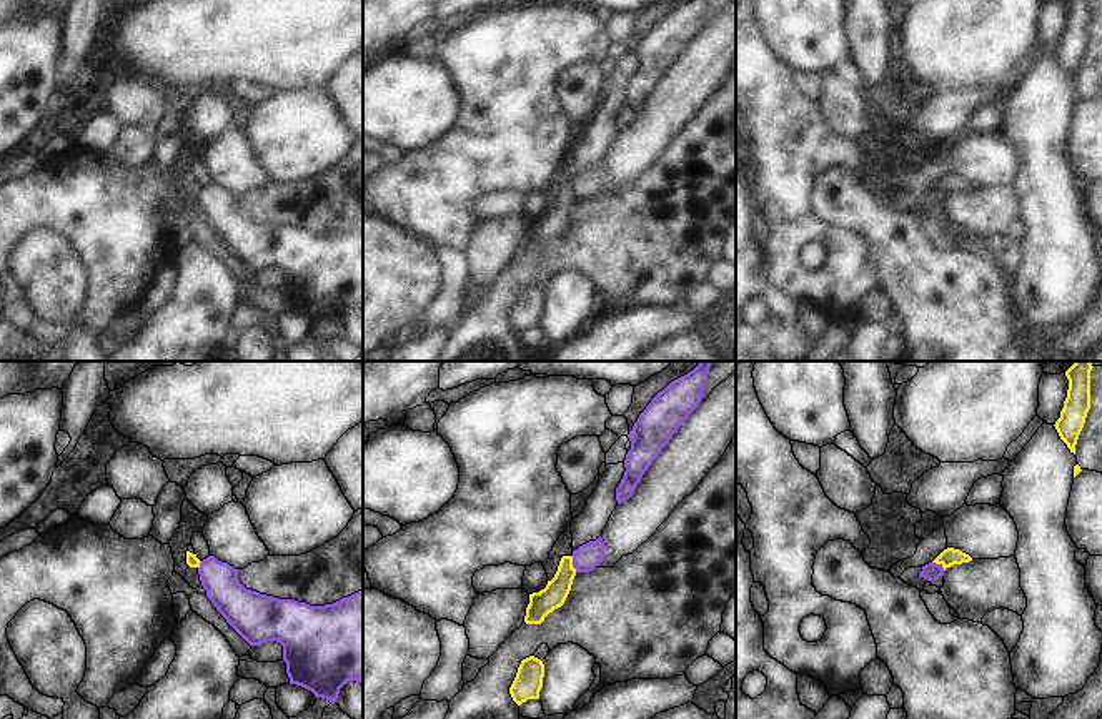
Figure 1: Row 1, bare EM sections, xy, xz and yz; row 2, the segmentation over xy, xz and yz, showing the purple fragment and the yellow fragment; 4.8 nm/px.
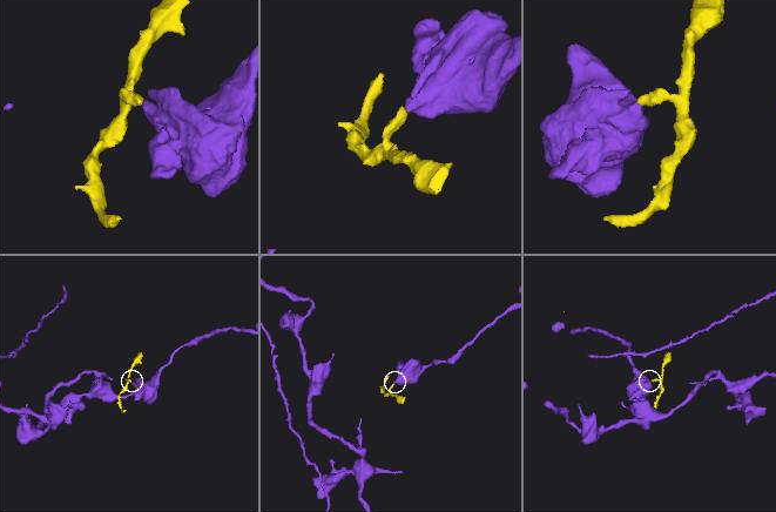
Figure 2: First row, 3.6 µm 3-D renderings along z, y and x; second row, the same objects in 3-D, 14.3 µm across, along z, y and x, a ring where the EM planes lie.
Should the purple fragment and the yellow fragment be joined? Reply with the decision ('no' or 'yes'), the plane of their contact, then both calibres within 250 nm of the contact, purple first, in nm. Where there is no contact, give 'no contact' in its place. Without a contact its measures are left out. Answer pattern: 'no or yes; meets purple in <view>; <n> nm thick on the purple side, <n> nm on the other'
no; meets purple in xz; 120 nm thick on the purple side, 120 nm on the other

